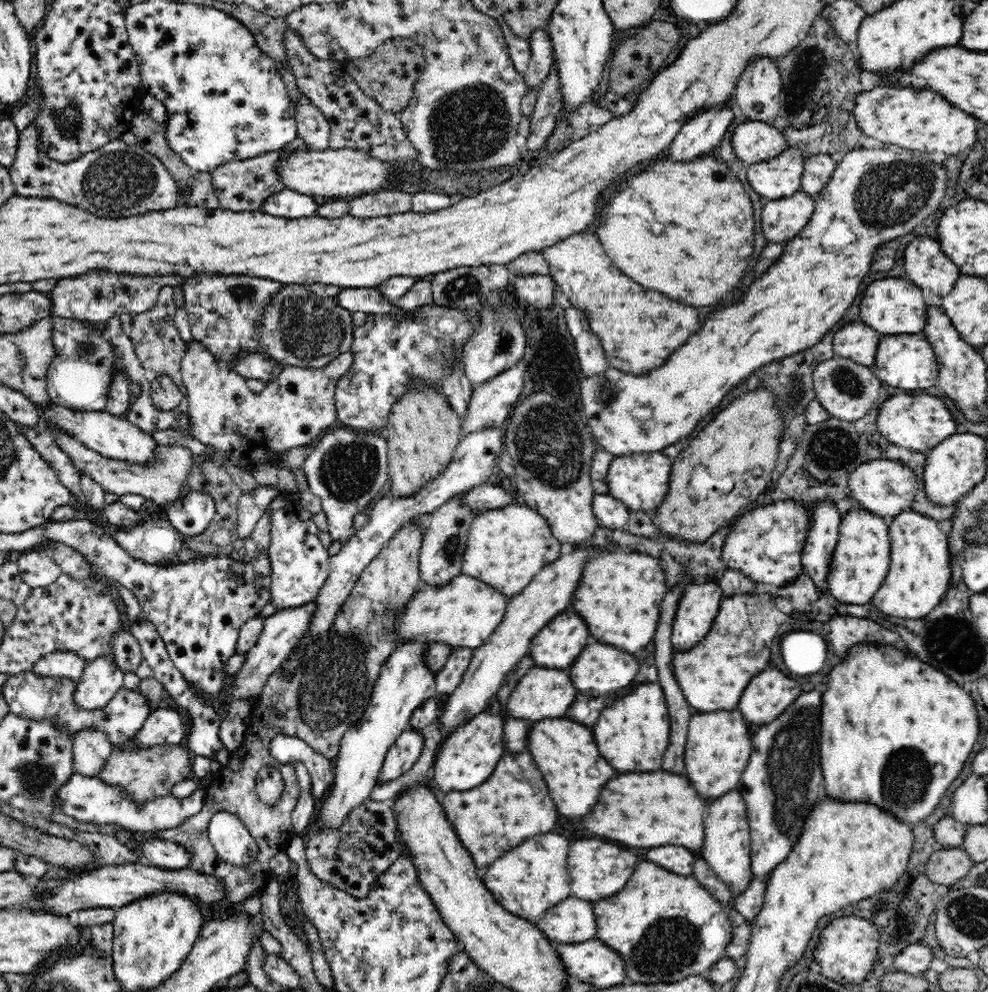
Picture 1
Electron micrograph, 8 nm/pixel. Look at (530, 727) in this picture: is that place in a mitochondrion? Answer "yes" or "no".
no

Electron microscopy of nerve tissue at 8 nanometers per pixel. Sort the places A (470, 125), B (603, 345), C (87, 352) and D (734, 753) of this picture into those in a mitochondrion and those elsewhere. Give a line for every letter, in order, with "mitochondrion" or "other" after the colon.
A: mitochondrion
B: other
C: mitochondrion
D: other

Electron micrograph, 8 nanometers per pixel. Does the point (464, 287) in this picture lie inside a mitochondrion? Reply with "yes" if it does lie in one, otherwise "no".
yes

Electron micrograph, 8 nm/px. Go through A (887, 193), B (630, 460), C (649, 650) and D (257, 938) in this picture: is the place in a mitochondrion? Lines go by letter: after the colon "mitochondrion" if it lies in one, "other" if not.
A: mitochondrion
B: other
C: other
D: other

